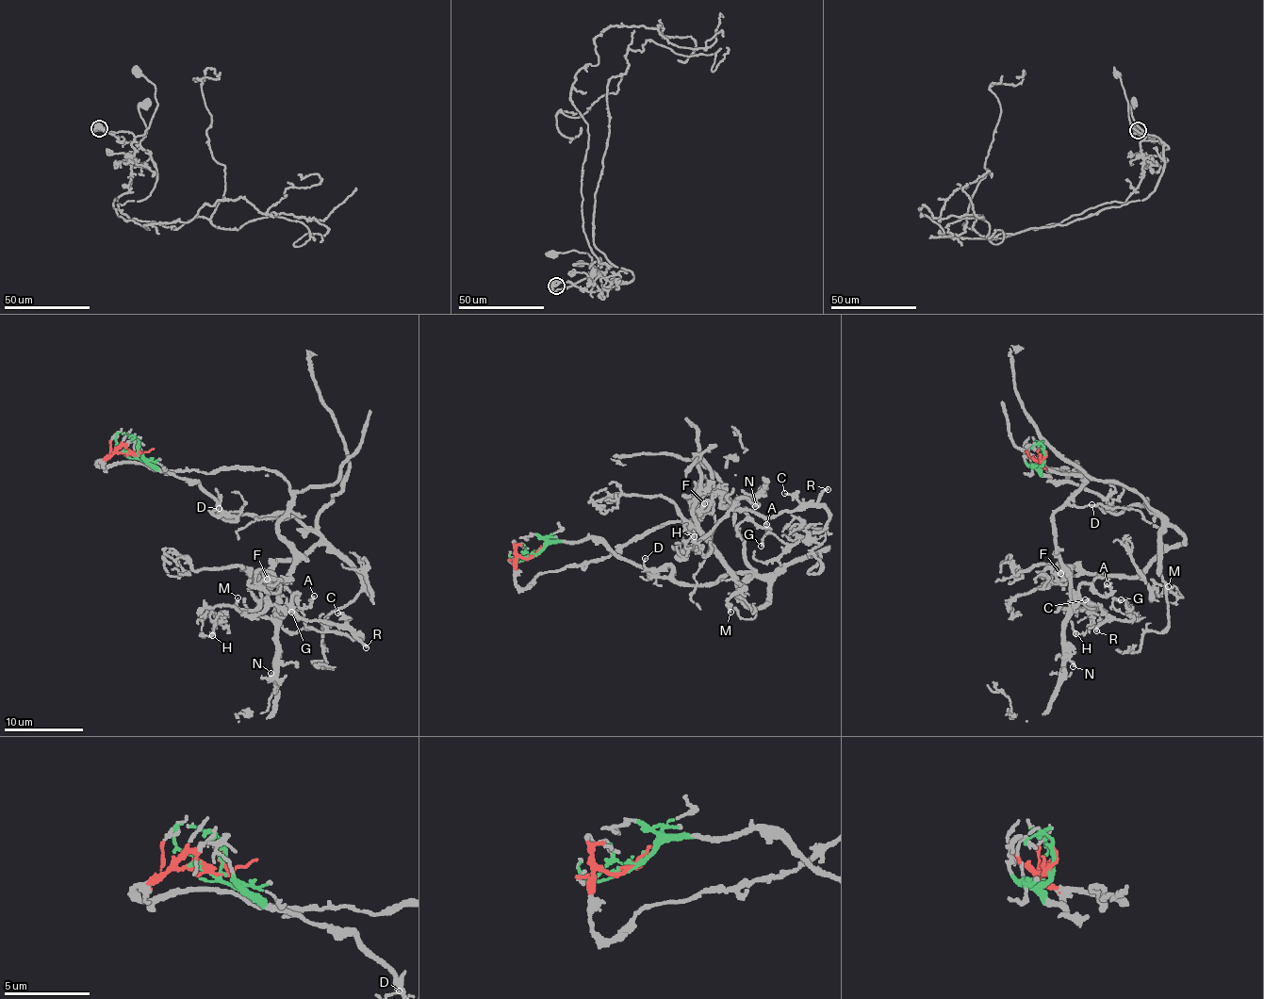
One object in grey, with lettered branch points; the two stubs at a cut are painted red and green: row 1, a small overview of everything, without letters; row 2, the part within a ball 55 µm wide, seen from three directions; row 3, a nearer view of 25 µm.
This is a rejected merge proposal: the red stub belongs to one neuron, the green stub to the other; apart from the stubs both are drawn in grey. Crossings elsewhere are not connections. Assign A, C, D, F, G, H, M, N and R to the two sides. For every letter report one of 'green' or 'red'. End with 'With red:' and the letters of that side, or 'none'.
A: red
C: red
D: green
F: red
G: red
H: red
M: green
N: red
R: red
With red: A, C, F, G, H, N, R

